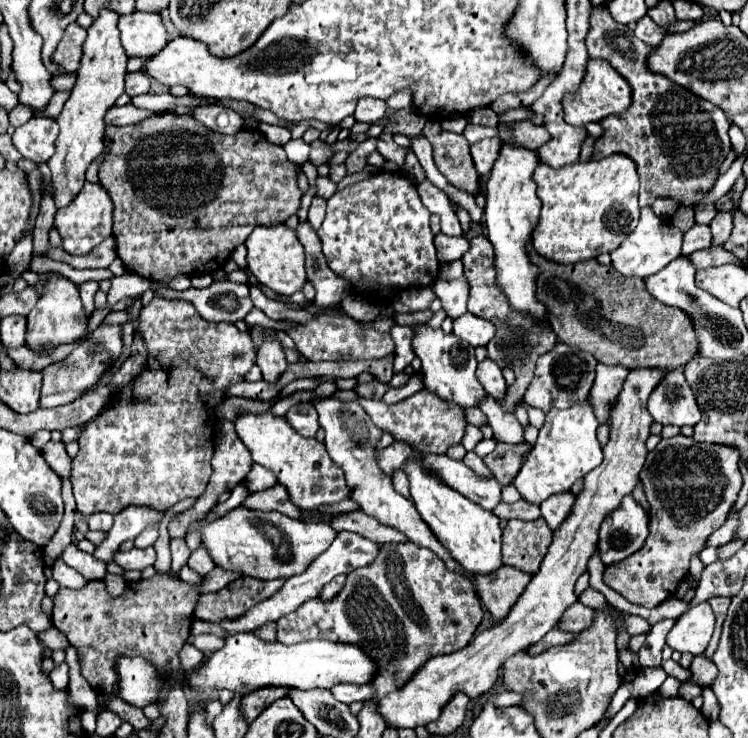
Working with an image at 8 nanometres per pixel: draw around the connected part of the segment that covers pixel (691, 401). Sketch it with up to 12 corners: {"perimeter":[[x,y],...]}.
{"perimeter":[[669,372],[647,410],[659,424],[695,426],[701,420],[683,372]]}

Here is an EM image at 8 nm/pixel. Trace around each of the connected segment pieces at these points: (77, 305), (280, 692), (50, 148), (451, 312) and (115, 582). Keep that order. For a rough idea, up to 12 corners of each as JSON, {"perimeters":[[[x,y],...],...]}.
{"perimeters":[[[53,272],[27,314],[27,346],[77,340],[79,288]],[[263,686],[245,696],[249,722],[273,700],[287,696],[293,688]],[[33,116],[15,128],[13,146],[31,162],[55,152],[59,124]],[[465,278],[435,280],[435,296],[443,302],[447,318],[467,312],[469,286]],[[107,574],[104,582],[113,597],[121,595],[127,583],[122,576]]]}

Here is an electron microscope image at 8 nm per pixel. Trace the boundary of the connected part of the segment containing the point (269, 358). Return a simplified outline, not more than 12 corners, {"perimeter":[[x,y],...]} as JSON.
{"perimeter":[[277,340],[257,348],[257,366],[263,380],[273,382],[287,368]]}

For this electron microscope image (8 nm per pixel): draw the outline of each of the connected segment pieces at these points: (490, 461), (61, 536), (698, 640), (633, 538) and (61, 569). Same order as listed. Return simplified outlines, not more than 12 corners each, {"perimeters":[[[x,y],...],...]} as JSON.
{"perimeters":[[[529,442],[497,448],[483,462],[499,484],[513,484]],[[63,480],[65,514],[59,530],[43,548],[57,558],[73,538],[75,500],[71,482]],[[701,602],[675,622],[667,646],[701,654],[713,636],[715,616]],[[625,496],[599,530],[609,566],[641,550],[647,512]],[[61,558],[51,572],[59,586],[81,588],[87,580]]]}

